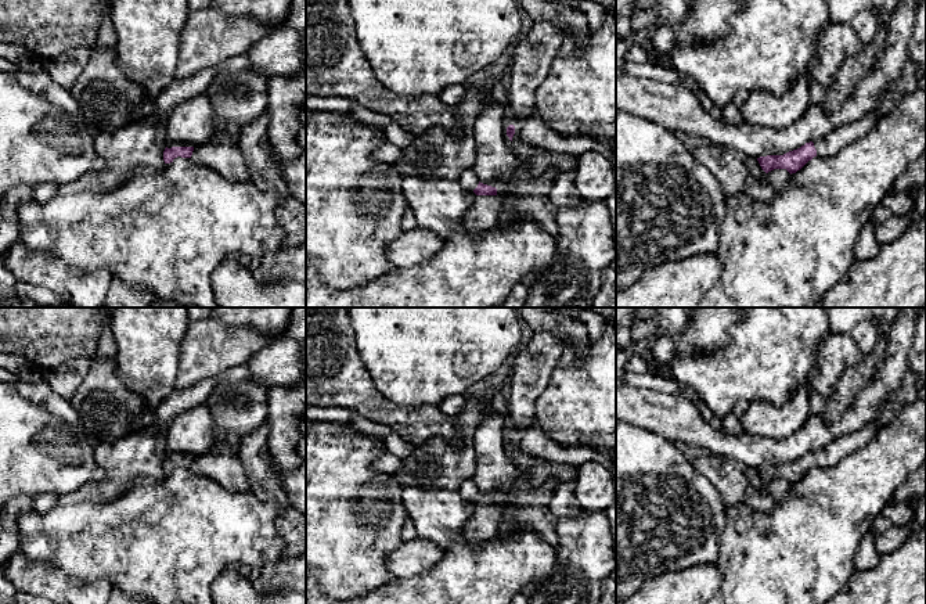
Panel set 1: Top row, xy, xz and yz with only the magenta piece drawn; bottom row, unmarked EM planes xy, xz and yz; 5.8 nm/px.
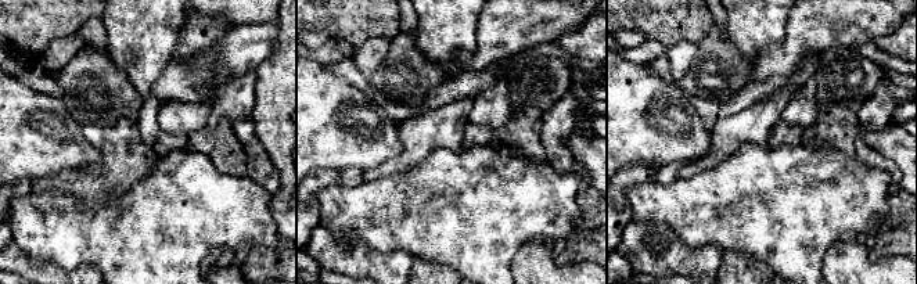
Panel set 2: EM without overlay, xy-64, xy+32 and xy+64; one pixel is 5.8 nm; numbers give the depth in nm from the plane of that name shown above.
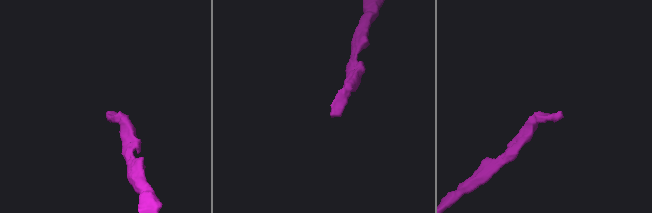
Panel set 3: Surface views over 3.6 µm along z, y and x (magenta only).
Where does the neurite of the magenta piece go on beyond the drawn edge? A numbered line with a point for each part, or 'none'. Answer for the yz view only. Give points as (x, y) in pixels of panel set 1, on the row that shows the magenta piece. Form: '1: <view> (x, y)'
1: yz (831, 144)

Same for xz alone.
1: xz (483, 215)

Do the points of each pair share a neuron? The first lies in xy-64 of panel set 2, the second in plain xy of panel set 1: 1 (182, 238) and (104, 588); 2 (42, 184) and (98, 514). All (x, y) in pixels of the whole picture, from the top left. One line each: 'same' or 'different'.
1: different
2: different

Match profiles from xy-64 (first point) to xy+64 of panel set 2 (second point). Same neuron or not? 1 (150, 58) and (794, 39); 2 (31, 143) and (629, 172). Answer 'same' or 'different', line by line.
1: different
2: different

